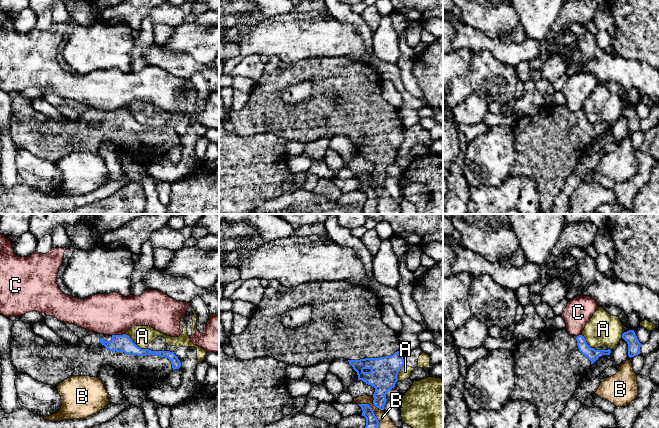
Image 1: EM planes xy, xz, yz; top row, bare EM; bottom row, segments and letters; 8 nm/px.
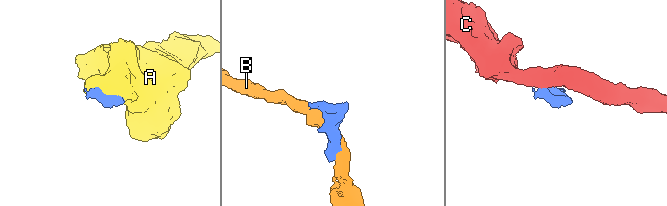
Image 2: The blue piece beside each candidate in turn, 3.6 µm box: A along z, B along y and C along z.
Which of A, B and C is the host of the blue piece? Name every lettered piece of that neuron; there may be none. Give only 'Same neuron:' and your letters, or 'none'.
Same neuron: none

